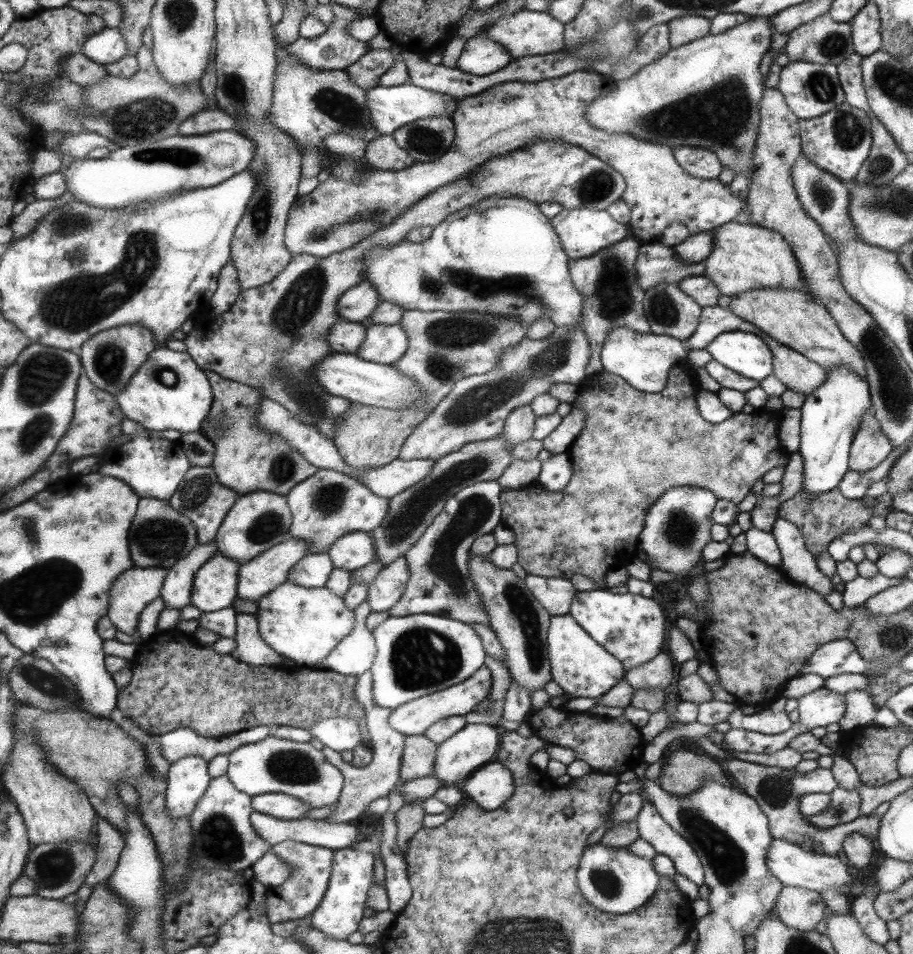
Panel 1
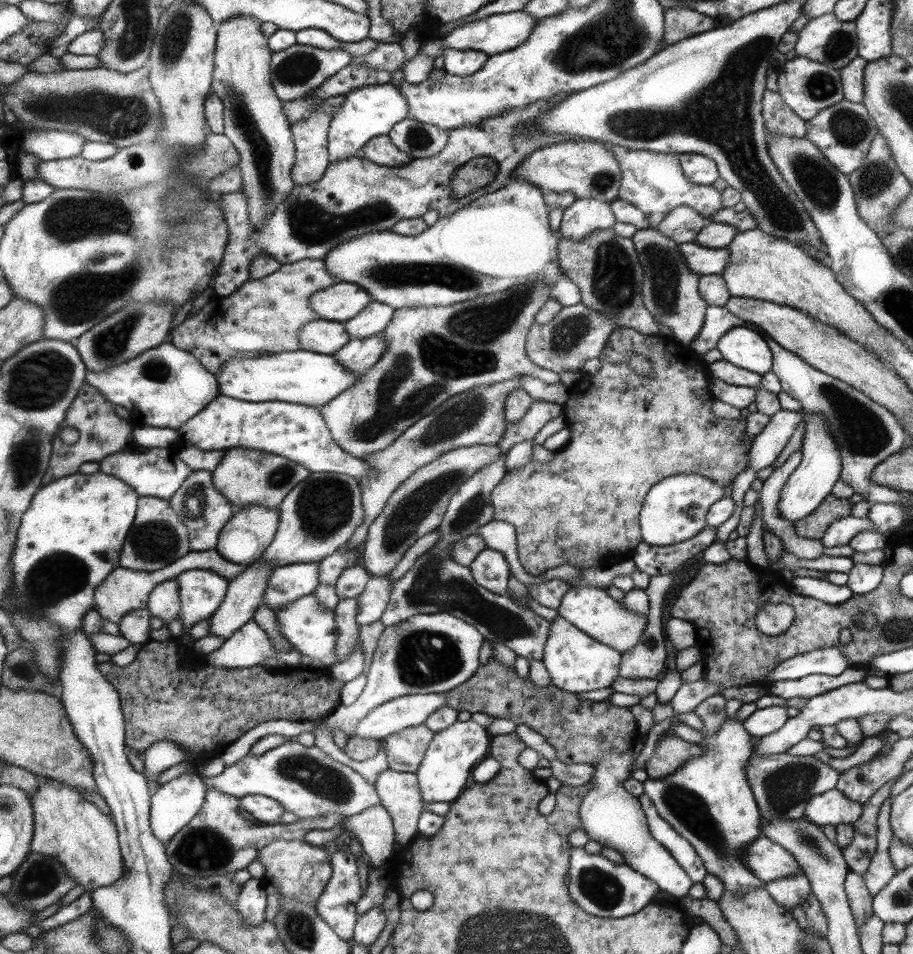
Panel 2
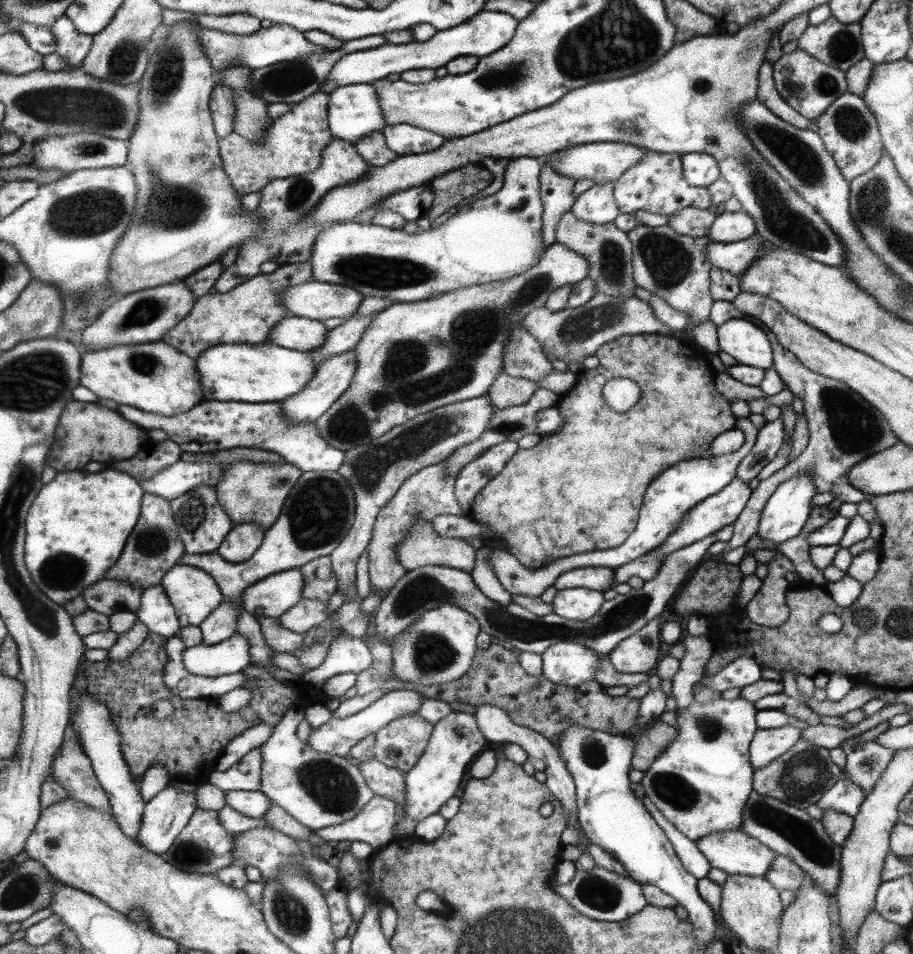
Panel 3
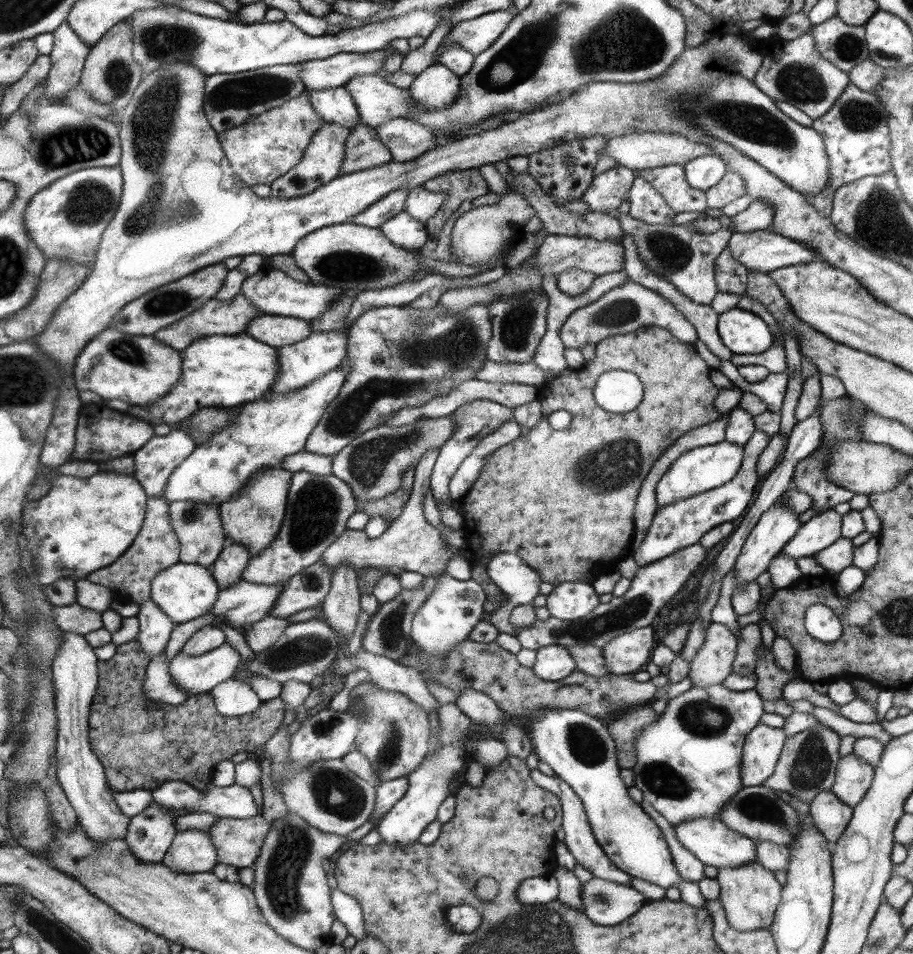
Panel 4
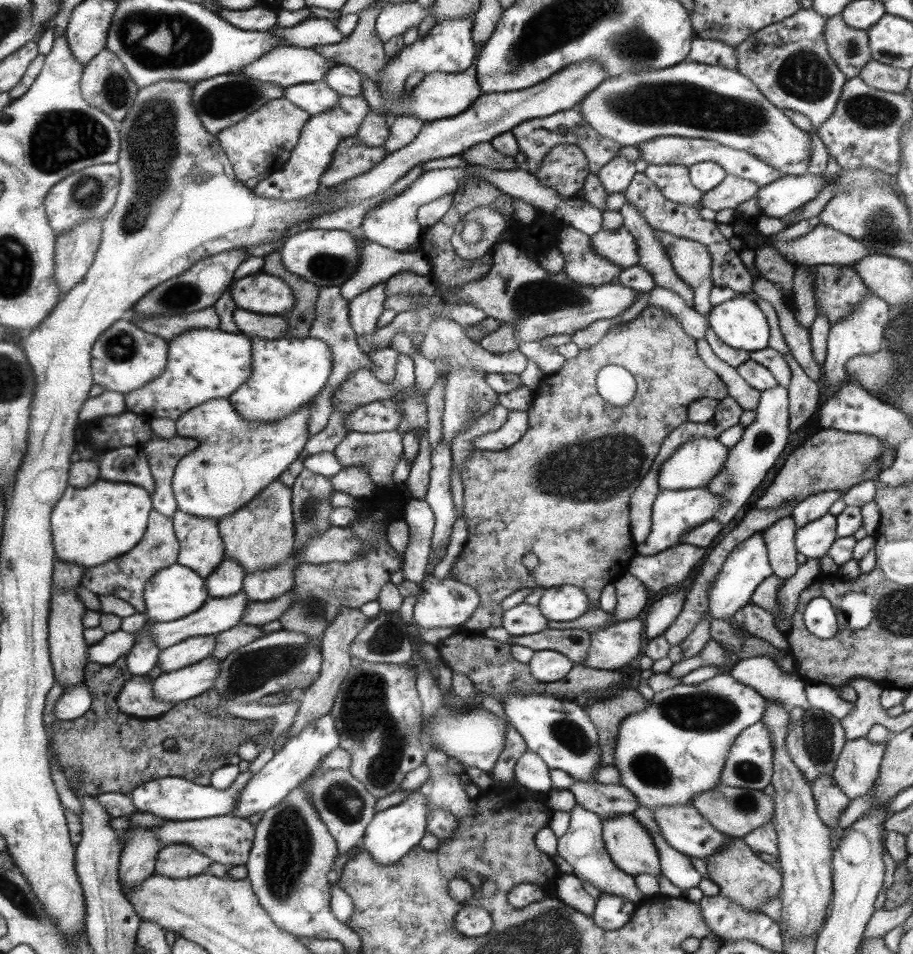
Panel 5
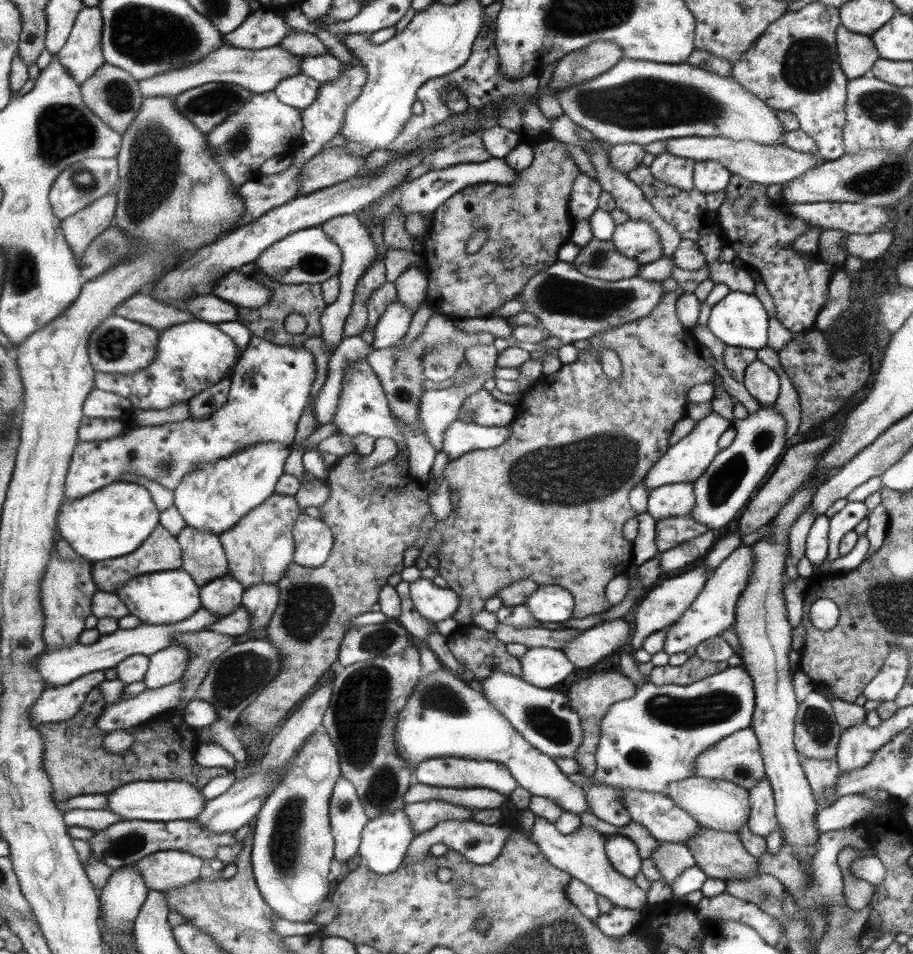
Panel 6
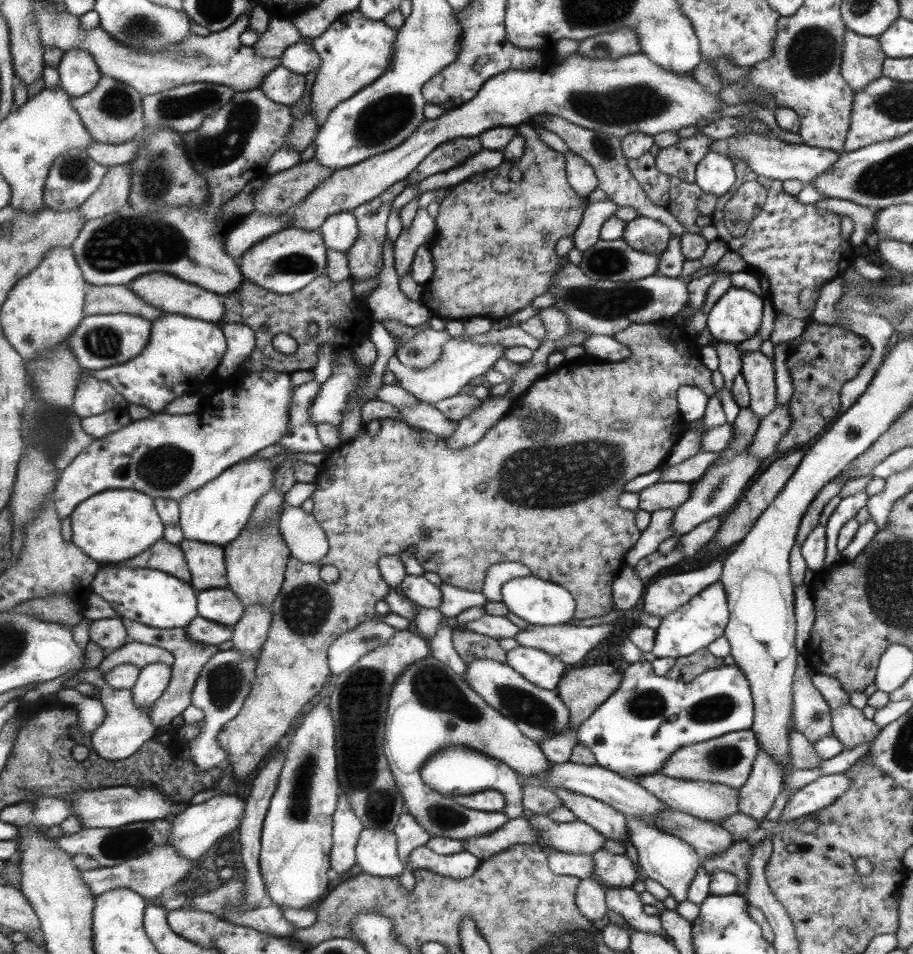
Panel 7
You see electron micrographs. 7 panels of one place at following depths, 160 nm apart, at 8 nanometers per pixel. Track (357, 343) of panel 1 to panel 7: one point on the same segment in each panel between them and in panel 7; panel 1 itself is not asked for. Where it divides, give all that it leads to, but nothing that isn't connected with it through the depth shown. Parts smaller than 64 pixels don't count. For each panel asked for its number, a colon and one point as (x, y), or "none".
2: (321, 336)
3: (293, 332)
4: (278, 331)
5: (272, 327)
6: (206, 307)
7: (168, 292)

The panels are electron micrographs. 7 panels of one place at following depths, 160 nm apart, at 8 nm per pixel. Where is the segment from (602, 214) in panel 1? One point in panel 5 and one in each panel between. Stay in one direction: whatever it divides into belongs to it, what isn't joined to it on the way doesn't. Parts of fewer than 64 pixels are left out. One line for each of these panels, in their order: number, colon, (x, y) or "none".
2: (582, 217)
3: (595, 205)
4: (606, 191)
5: (615, 176)

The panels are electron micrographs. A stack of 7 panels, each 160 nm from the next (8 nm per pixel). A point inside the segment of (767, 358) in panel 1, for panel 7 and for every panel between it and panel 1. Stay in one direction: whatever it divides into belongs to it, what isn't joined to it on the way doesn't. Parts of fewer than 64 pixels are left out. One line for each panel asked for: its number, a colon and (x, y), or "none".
2: (743, 347)
3: (745, 342)
4: (742, 332)
5: (739, 323)
6: (739, 320)
7: (736, 317)

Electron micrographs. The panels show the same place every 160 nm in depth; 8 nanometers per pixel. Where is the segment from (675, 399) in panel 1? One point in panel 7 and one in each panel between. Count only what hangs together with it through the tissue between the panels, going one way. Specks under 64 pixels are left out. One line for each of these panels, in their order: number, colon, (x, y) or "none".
2: (582, 507)
3: (579, 490)
4: (562, 501)
5: (513, 499)
6: (555, 518)
7: (485, 503)

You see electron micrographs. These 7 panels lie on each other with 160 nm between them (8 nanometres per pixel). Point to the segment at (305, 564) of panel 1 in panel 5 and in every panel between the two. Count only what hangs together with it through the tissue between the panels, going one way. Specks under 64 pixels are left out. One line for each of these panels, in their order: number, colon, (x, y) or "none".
2: (286, 583)
3: (271, 597)
4: (244, 603)
5: (218, 614)

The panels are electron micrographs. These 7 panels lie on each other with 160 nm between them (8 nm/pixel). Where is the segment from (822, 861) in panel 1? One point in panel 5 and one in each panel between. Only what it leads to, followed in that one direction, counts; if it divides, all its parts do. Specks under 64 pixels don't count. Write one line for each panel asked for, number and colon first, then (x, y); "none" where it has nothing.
2: (767, 860)
3: (733, 851)
4: (713, 843)
5: (683, 827)

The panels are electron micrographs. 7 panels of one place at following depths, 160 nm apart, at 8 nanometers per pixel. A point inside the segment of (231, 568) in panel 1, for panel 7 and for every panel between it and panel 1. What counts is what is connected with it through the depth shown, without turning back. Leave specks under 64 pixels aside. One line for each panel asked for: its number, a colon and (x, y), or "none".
2: (202, 592)
3: (194, 593)
4: (186, 591)
5: (176, 592)
6: (168, 597)
7: (155, 598)

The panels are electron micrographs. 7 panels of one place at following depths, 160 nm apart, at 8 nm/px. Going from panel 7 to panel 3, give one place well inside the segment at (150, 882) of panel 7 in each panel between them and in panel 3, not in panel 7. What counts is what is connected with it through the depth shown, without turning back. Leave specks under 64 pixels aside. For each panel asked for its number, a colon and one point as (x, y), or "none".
3: (204, 847)
4: (193, 851)
5: (181, 861)
6: (171, 868)

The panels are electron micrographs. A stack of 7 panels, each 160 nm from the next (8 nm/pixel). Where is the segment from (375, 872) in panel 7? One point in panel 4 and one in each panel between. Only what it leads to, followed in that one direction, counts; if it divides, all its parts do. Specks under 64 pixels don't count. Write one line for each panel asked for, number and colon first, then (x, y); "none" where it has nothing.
4: (429, 784)
5: (392, 833)
6: (384, 842)

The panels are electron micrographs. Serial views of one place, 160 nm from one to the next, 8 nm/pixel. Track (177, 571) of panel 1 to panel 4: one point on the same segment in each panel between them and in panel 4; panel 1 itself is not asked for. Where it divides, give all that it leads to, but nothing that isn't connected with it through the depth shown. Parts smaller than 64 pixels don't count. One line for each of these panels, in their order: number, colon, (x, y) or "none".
2: (165, 602)
3: (157, 610)
4: (156, 626)

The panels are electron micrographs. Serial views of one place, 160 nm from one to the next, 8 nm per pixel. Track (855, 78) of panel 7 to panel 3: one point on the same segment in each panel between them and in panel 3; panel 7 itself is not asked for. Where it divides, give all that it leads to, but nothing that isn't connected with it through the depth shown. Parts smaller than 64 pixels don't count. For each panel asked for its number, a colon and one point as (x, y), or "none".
3: (832, 43)
4: (844, 45)
5: (848, 47)
6: (857, 53)

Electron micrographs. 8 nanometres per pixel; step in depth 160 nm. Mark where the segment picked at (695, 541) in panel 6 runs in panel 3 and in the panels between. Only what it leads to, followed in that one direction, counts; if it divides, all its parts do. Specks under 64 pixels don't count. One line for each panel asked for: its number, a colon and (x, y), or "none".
3: (510, 626)
4: (652, 586)
5: (657, 573)

